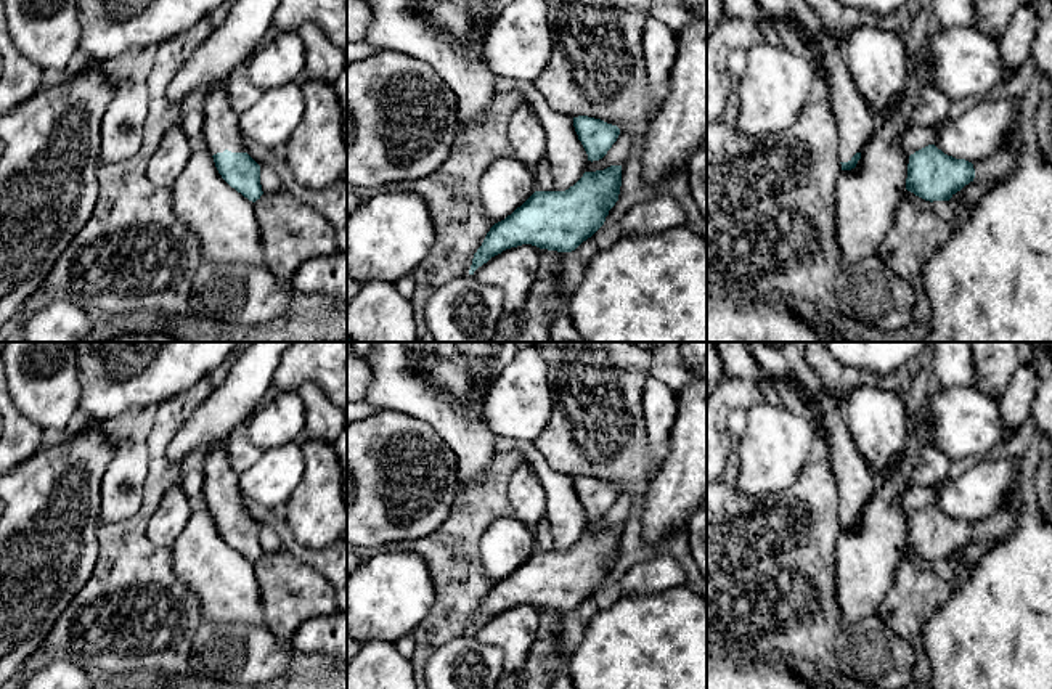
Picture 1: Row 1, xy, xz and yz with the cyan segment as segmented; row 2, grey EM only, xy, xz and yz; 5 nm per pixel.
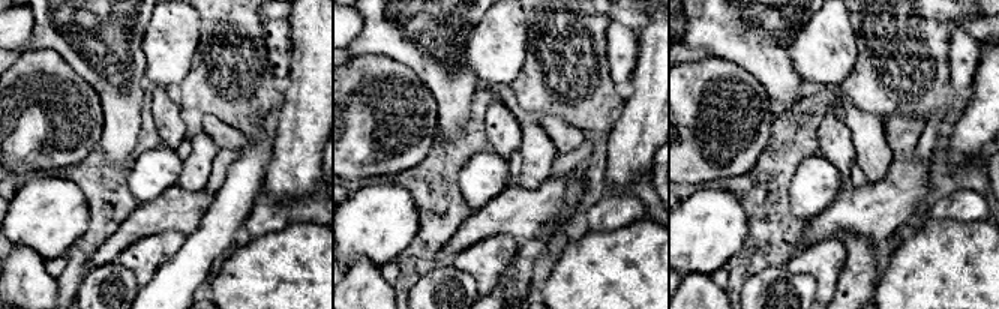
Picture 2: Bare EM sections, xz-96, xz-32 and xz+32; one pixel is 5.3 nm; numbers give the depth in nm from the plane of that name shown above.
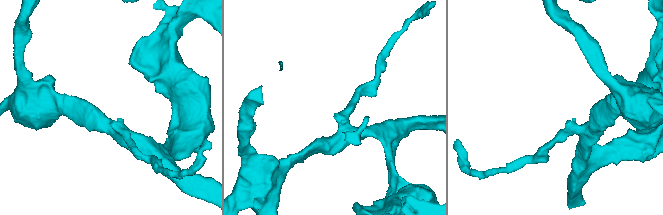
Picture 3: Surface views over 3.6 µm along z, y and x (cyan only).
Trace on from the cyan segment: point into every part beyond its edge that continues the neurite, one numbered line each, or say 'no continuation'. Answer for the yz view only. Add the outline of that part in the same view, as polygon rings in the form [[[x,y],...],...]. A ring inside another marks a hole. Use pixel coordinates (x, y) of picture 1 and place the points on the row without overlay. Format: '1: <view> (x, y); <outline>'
1: yz (856, 484); [[[769,374],[766,376],[773,381],[776,392],[785,405],[797,406],[803,403],[818,418],[821,438],[829,450],[827,464],[832,467],[838,483],[838,520],[851,520],[872,498],[877,483],[854,446],[843,410],[824,385],[821,385],[821,393],[814,397],[797,377],[777,381]]]

